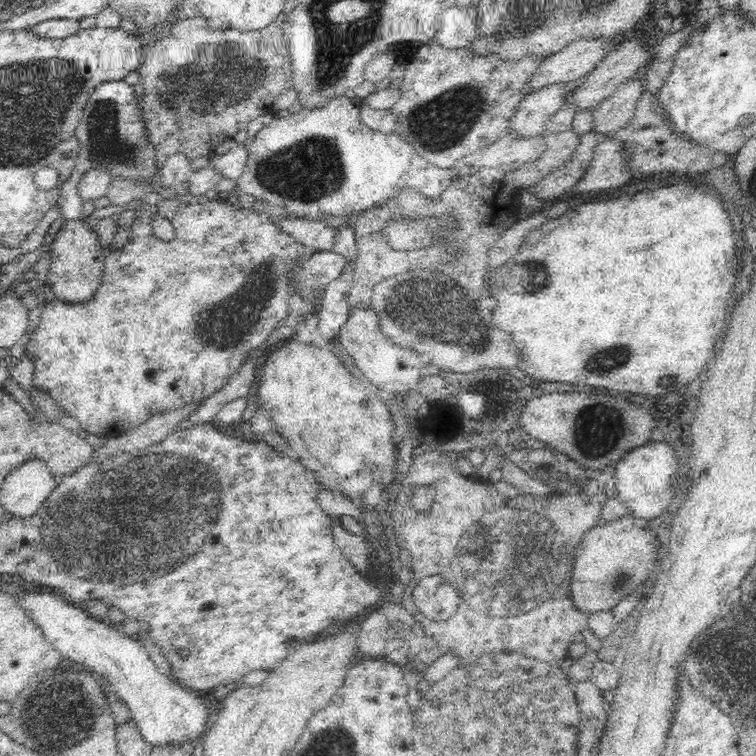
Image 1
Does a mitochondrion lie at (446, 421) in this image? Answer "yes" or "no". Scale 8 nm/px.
no

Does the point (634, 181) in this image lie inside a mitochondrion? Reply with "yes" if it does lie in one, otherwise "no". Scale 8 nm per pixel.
no

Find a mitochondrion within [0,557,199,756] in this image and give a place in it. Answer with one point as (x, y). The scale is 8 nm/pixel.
(61, 719)

